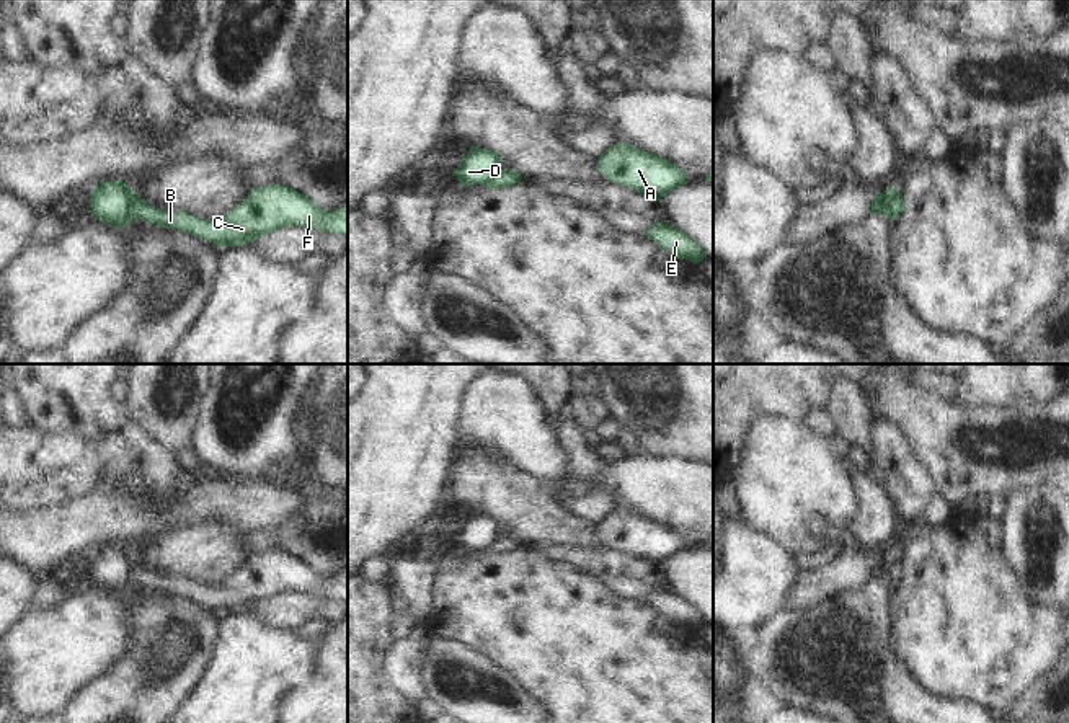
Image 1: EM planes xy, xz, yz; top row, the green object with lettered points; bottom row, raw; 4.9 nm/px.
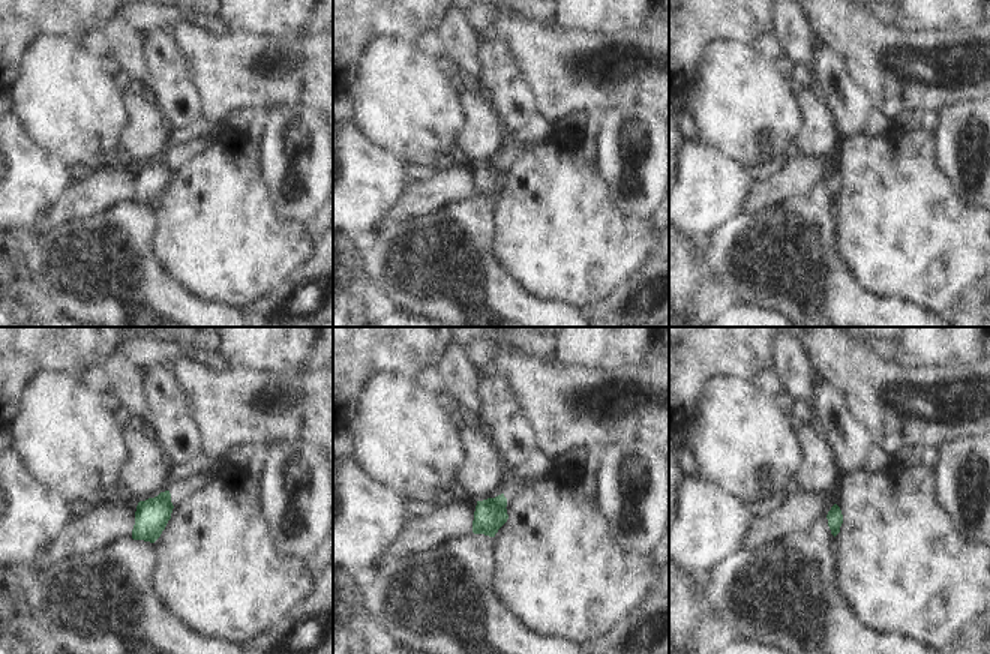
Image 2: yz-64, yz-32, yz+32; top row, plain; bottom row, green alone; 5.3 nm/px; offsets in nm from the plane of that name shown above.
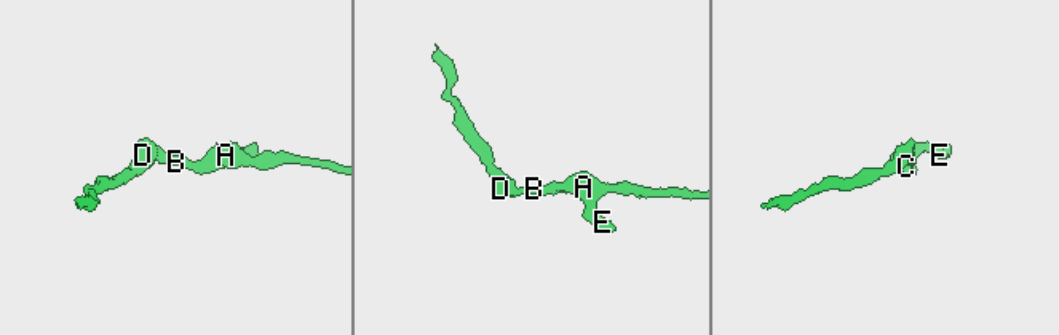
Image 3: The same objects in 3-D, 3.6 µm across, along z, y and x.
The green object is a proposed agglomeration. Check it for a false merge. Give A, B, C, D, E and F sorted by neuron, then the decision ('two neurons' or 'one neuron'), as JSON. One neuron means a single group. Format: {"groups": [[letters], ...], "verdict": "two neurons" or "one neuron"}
{"groups": [["A", "B", "C", "E", "F"], ["D"]], "verdict": "two neurons"}

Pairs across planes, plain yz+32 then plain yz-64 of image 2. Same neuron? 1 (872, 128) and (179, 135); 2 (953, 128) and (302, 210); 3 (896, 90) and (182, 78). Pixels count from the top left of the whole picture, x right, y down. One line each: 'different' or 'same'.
1: same
2: same
3: different

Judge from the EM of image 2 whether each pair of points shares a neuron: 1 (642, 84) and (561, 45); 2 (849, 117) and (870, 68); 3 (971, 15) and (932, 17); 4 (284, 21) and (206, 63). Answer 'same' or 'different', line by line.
1: same
2: different
3: same
4: different

